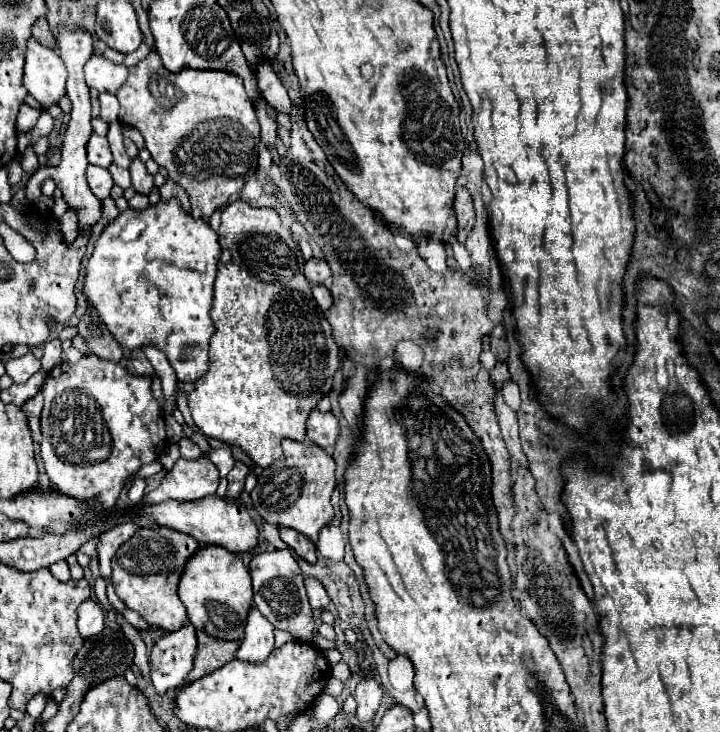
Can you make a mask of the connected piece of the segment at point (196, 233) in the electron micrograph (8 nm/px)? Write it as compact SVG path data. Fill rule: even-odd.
M177 199L159 201L143 211L123 211L111 221L95 243L95 251L87 263L87 277L83 293L87 301L99 311L103 323L111 335L125 349L155 345L159 347L181 381L195 381L209 369L209 339L213 335L213 323L209 319L213 303L213 285L217 277L217 265L221 257L219 235L209 227L205 219L193 219ZM131 223L139 225L139 233L131 235Z

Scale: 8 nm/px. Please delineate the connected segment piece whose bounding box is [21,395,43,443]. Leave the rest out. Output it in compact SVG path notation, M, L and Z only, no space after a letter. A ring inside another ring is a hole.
M35 395L33 399L29 399L21 407L25 411L27 419L29 419L29 427L31 427L31 433L33 433L35 443L41 441L41 431L39 431L39 413L41 413L41 407L43 407L43 395Z

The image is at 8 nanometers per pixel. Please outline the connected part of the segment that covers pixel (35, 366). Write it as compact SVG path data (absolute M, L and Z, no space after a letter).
M23 355L17 359L9 359L5 363L7 375L15 381L15 383L25 383L31 375L35 375L39 371L39 359L35 359L33 355Z

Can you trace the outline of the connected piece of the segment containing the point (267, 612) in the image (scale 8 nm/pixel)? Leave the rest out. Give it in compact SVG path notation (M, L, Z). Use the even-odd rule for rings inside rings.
M275 549L259 553L251 559L249 571L253 577L253 593L255 593L255 605L261 611L265 619L269 619L277 629L289 631L299 641L311 641L313 639L313 619L311 619L311 607L307 601L307 593L303 587L303 573L299 571L299 565L289 549Z

